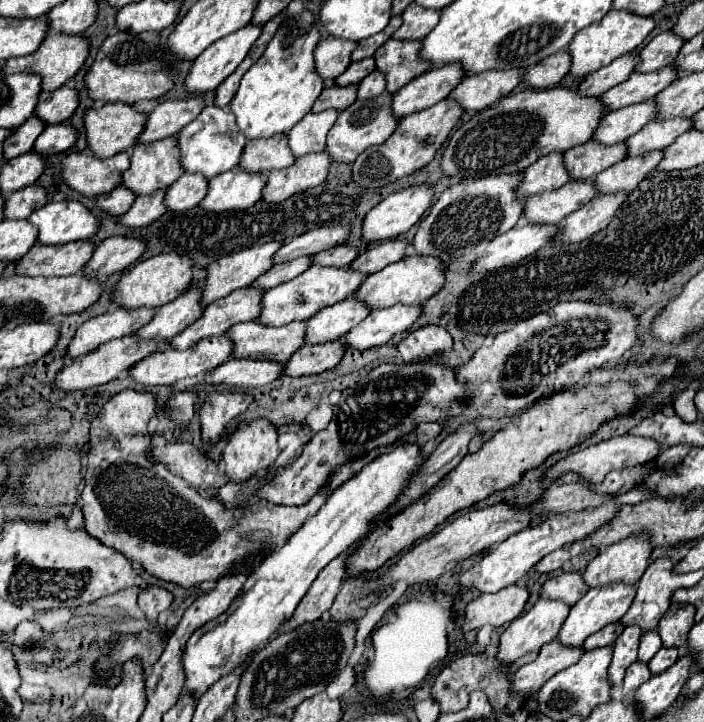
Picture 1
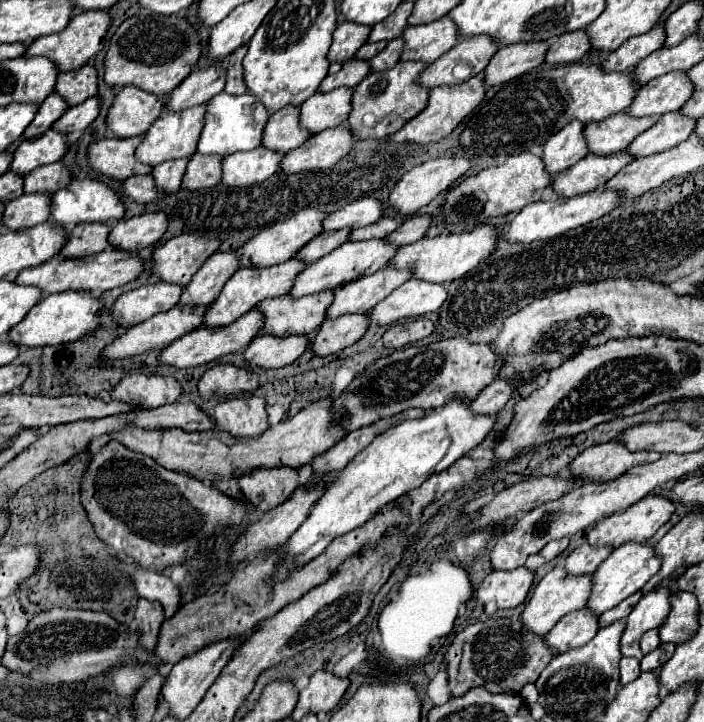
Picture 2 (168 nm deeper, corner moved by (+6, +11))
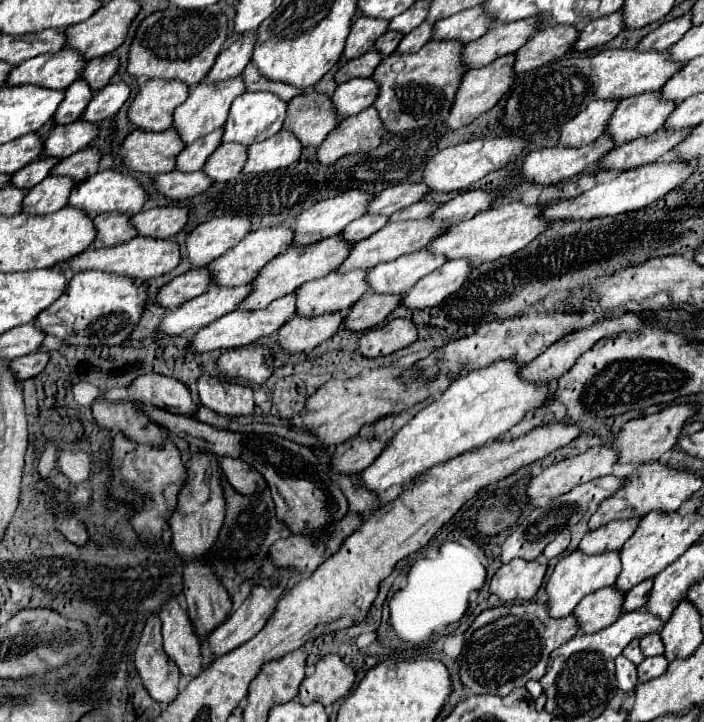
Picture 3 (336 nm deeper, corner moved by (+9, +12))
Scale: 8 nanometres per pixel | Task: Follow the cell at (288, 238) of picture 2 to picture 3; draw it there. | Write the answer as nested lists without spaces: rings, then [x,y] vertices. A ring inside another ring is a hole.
[[[349,190],[331,200],[321,200],[319,204],[301,212],[293,224],[293,244],[291,246],[307,246],[319,242],[323,238],[335,236],[345,228],[345,224],[361,218],[367,208],[367,200],[373,194]]]

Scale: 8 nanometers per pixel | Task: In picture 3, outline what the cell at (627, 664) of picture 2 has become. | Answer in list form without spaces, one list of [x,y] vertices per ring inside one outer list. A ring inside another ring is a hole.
[[[617,656],[615,666],[617,666],[619,688],[623,692],[631,692],[637,686],[637,668],[635,668],[635,664],[631,660],[627,660],[625,656]]]

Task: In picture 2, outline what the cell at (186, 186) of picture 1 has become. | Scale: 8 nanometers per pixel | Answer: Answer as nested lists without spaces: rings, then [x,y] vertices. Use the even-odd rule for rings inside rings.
[[[194,153],[186,169],[182,189],[204,189],[218,185],[222,177],[220,165],[222,157],[204,157],[200,153]]]

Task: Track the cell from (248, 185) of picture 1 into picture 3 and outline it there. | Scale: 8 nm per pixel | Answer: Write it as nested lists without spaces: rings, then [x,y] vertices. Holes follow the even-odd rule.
[[[281,130],[277,136],[269,140],[251,144],[247,148],[247,160],[243,166],[243,174],[261,174],[269,170],[279,170],[293,164],[301,154],[301,144],[293,134]]]

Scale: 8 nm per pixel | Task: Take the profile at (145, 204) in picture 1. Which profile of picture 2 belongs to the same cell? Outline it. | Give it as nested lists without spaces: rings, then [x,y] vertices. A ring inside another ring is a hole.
[[[190,157],[176,159],[176,161],[164,161],[164,163],[156,165],[154,171],[152,171],[152,177],[156,179],[156,185],[160,189],[166,189],[168,193],[180,189],[182,177],[184,177],[184,169],[186,169],[188,161],[190,161]]]

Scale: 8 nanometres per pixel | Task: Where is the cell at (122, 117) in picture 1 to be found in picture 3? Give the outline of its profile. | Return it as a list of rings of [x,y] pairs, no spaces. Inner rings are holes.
[[[147,80],[131,100],[127,118],[139,130],[161,132],[169,128],[173,120],[173,108],[177,108],[177,104],[185,100],[185,96],[187,86],[183,86],[181,82]]]

